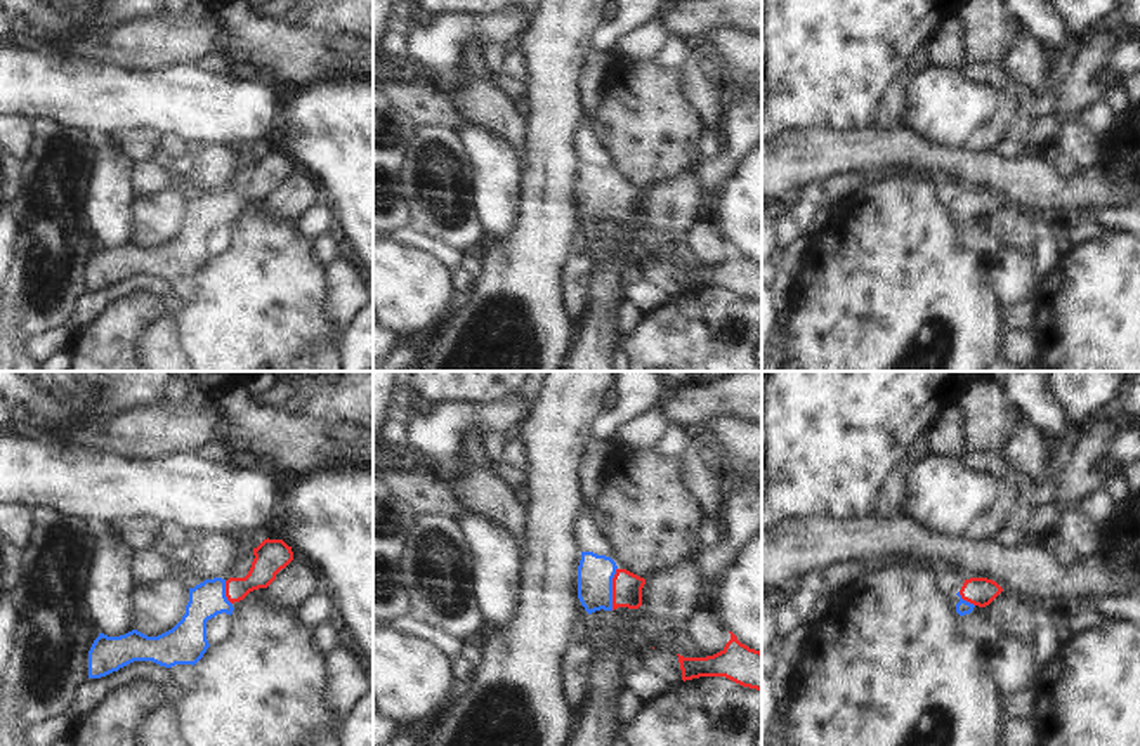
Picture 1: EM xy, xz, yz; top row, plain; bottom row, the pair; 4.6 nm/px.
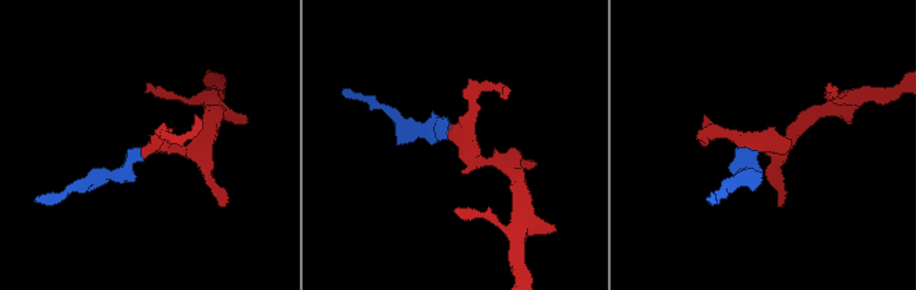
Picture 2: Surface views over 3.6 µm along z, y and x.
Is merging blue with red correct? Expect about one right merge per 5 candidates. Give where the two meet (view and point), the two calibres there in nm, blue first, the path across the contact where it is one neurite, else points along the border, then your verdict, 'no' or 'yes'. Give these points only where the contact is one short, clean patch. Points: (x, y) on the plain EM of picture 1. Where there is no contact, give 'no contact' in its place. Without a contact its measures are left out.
xz (611, 200) | 170/140 nm | across xz (596, 184), (611, 200), (627, 200) | yes

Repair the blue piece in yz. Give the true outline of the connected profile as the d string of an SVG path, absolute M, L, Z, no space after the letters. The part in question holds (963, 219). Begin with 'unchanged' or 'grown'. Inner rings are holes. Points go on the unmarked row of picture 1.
grown | M970 189L965 191L961 201L956 205L960 213L956 215L956 224L960 227L970 226L975 217L986 219L989 217L1003 200L987 189Z

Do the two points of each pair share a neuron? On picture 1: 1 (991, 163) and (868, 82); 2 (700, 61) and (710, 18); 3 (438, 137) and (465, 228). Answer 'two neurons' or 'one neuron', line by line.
1: two neurons
2: two neurons
3: one neuron

